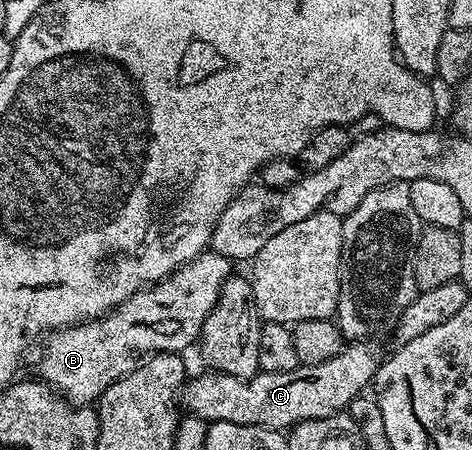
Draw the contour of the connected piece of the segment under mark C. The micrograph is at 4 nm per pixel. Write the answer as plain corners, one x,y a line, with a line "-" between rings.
353,341
342,346
341,352
335,357
324,359
322,363
311,363
297,366
291,372
262,371
250,379
240,379
220,373
204,373
186,382
180,396
190,416
206,421
231,421
235,425
255,425
274,429
291,429
296,423
311,421
319,417
331,417
342,414
351,400
366,390
365,386
374,382
378,369
381,368
383,355
377,352
378,344
373,341

